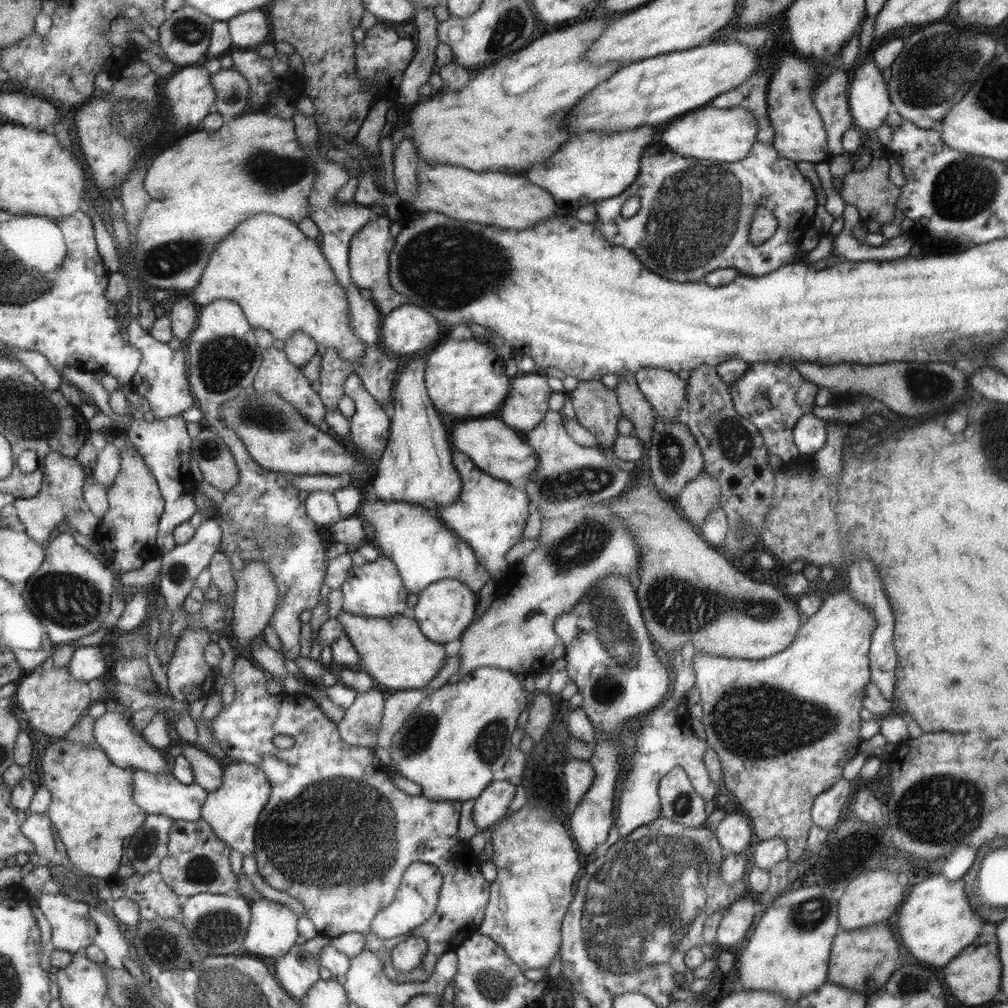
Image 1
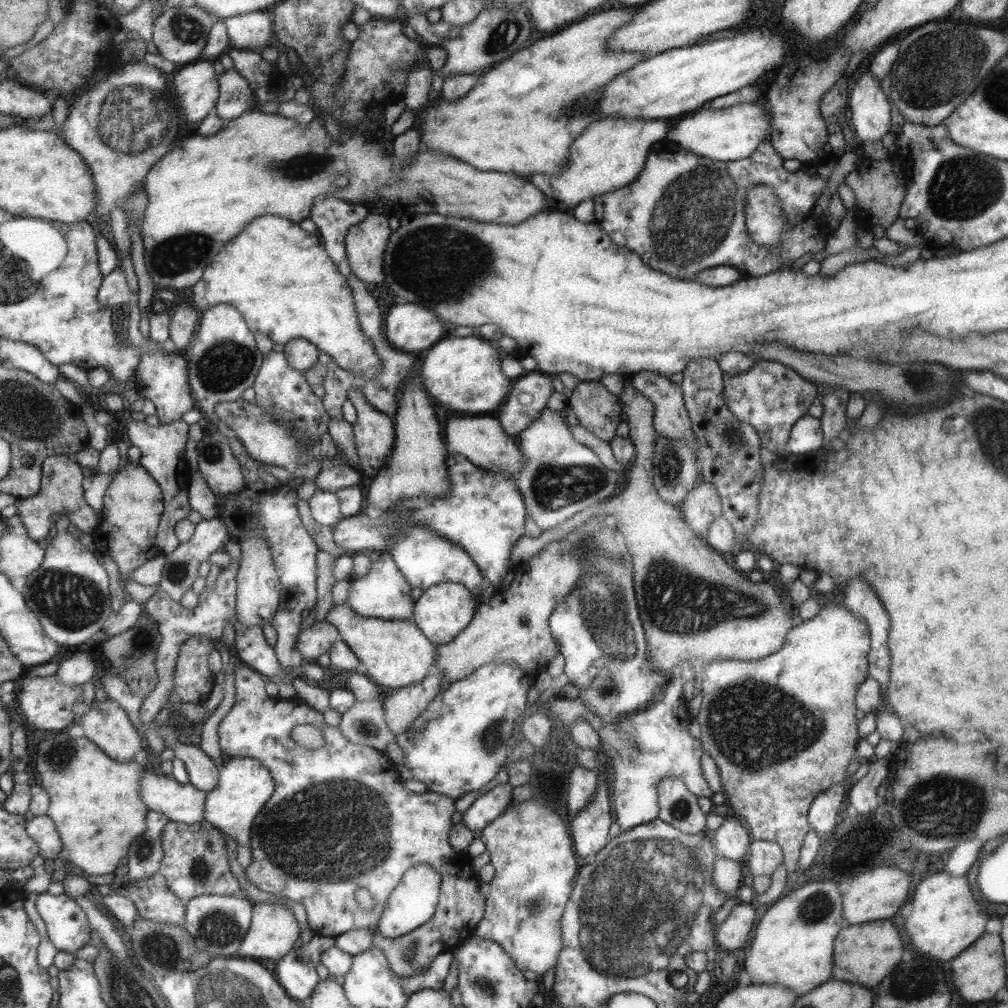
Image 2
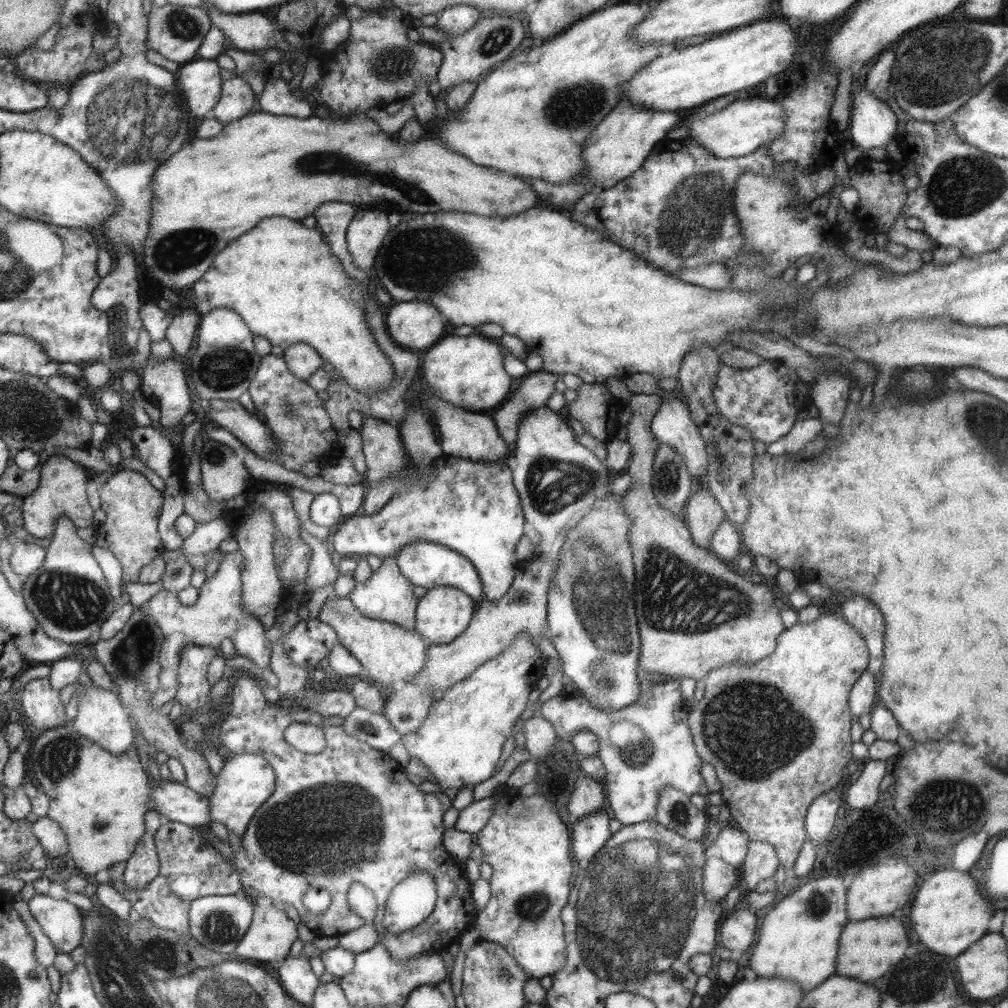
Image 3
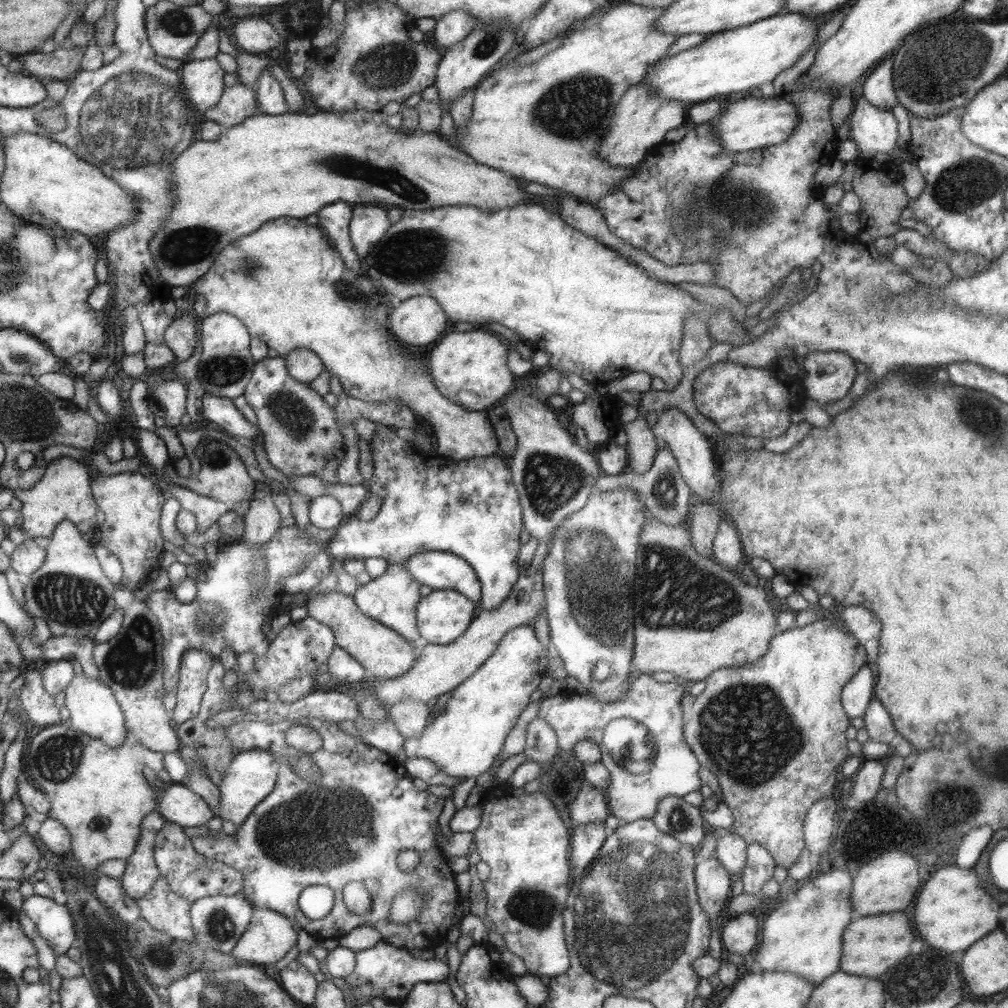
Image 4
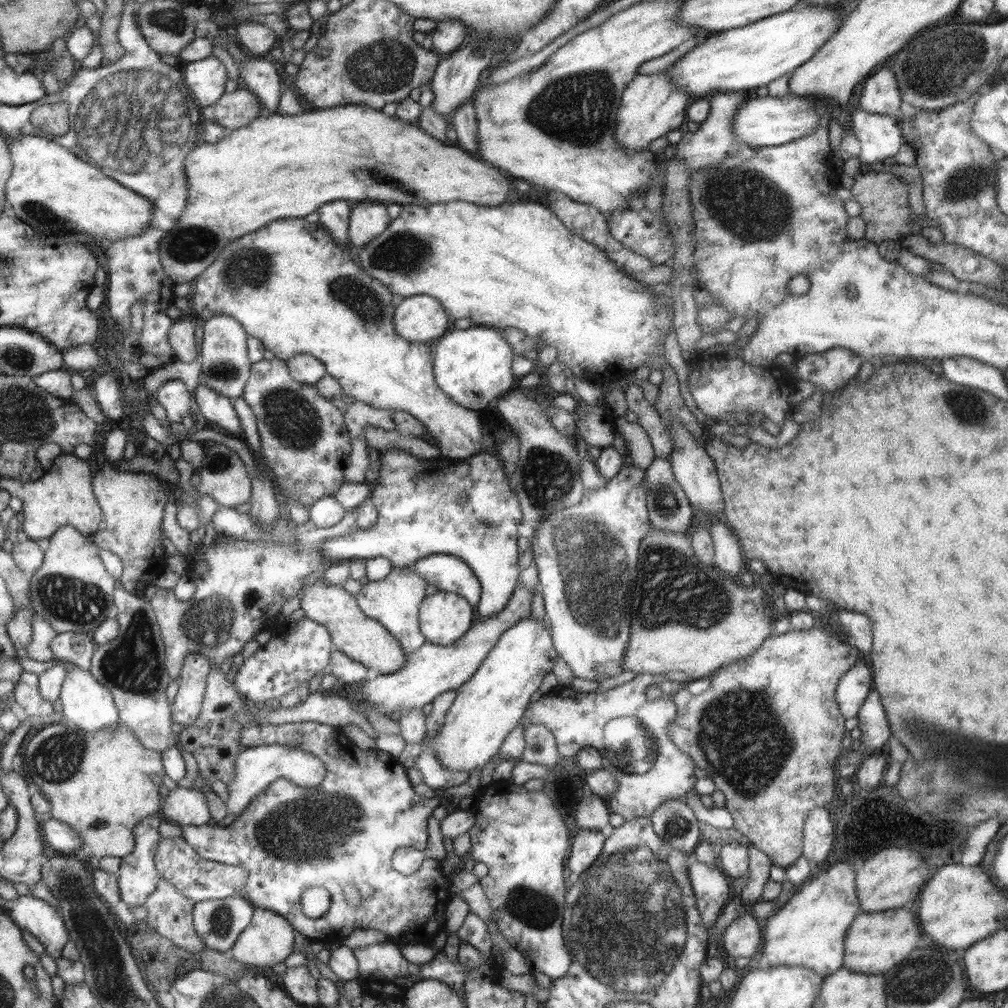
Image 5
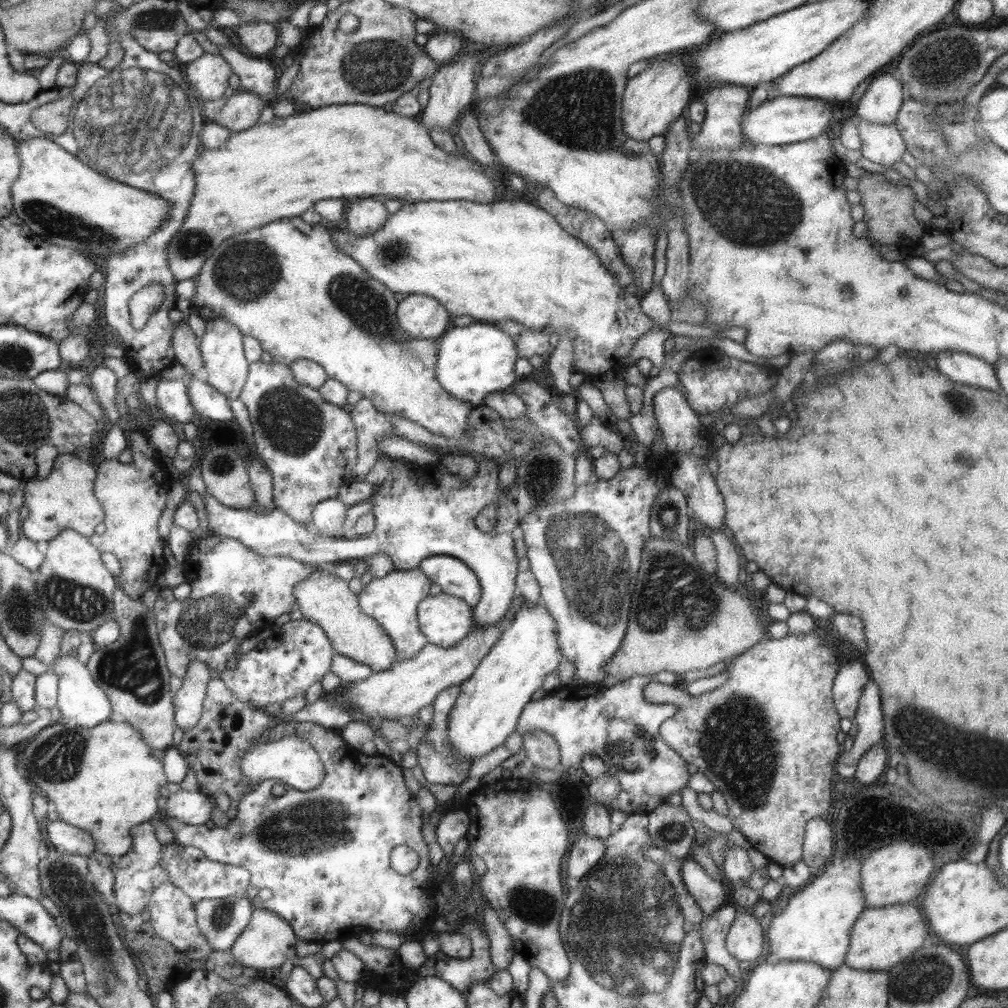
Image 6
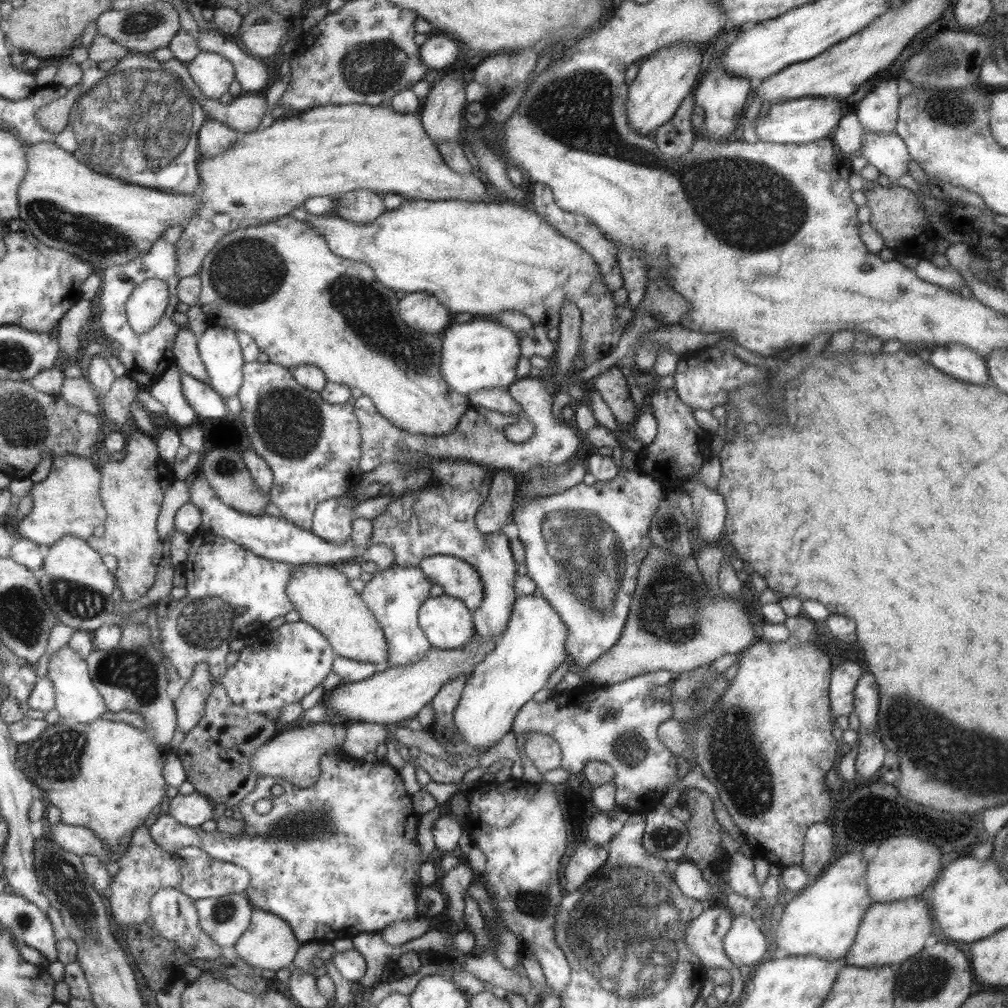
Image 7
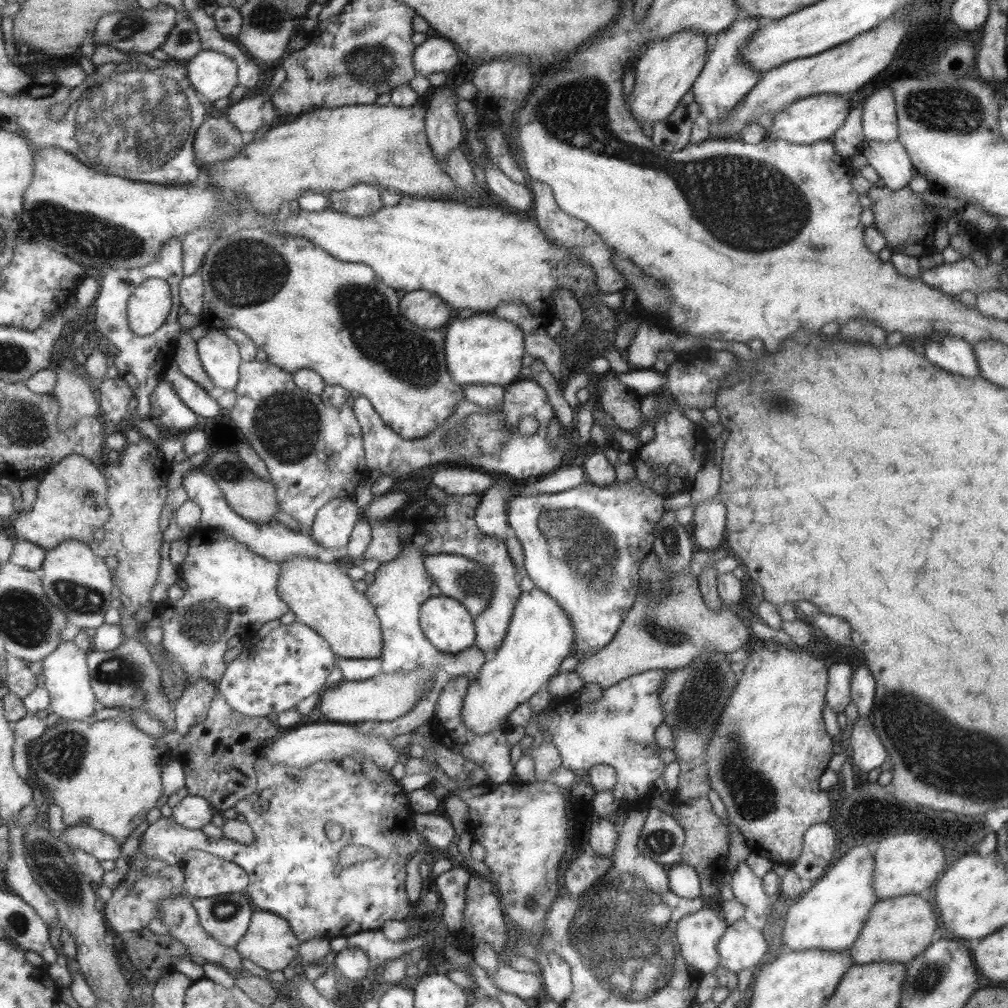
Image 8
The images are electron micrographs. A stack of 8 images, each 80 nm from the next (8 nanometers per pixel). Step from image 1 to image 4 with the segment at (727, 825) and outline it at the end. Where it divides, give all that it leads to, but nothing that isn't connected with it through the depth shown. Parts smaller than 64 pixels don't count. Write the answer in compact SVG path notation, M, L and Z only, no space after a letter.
M729 831L717 842L717 860L732 876L738 876L746 865L746 846L740 836Z

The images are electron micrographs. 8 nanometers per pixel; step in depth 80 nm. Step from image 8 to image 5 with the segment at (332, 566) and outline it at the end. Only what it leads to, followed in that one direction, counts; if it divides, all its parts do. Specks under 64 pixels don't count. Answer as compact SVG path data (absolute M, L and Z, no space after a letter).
M322 576L308 585L301 585L300 591L300 609L304 618L317 622L327 630L334 651L338 650L351 660L360 662L372 674L387 674L399 670L399 667L402 668L407 654L400 649L397 640L384 626L361 613L352 594L340 585L325 583Z

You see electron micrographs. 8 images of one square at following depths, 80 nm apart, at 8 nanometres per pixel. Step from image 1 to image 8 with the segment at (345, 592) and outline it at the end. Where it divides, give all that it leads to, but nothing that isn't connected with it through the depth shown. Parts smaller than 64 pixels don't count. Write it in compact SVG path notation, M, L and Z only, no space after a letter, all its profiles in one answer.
M413 546L403 548L389 562L381 563L374 570L374 579L366 586L363 594L373 606L380 623L382 649L380 652L381 670L385 674L400 672L407 674L412 670L430 670L430 687L419 697L414 707L401 717L389 722L365 721L357 723L357 730L366 735L391 739L398 734L411 733L423 723L431 723L435 714L435 705L441 690L458 676L466 676L468 682L476 680L480 666L486 661L486 655L474 644L461 652L451 654L439 652L426 638L418 624L421 604L430 597L429 586L433 583L423 564L424 556Z

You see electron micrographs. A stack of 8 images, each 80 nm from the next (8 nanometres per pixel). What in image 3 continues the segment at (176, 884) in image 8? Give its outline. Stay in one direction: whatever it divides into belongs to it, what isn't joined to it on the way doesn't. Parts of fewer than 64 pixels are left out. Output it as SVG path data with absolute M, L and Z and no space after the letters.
M153 808L144 814L144 833L135 843L131 856L126 860L119 886L126 890L145 888L158 875L159 861L154 845L154 834L163 817Z

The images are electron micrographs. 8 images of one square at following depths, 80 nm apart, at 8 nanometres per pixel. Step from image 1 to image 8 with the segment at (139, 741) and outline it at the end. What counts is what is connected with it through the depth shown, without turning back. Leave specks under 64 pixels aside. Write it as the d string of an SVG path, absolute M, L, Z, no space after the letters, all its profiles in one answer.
M61 641L57 648L53 649L53 652L43 658L43 685L48 690L47 694L50 695L47 711L57 714L60 720L82 720L83 717L89 716L94 710L101 707L90 687L86 665L88 653L90 652L79 649L73 641Z

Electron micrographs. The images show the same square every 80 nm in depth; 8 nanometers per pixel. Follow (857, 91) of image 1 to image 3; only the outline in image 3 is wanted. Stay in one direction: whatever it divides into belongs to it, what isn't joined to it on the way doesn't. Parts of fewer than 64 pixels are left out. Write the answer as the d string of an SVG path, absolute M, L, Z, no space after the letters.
M866 88L853 96L851 120L846 130L850 145L866 151L883 148L896 138L896 118L885 100L875 98Z

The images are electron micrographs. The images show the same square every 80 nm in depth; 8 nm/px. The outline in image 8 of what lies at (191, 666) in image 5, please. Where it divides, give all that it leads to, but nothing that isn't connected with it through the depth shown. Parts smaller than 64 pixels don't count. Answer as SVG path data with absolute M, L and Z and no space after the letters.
M197 678L174 702L174 730L184 735L194 724L206 717L207 709L216 693L215 683Z

